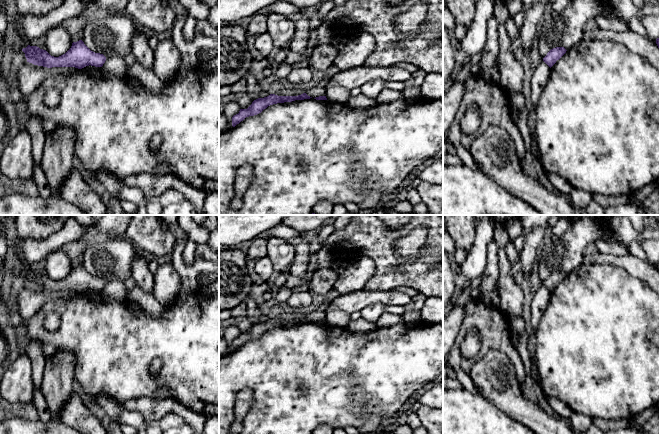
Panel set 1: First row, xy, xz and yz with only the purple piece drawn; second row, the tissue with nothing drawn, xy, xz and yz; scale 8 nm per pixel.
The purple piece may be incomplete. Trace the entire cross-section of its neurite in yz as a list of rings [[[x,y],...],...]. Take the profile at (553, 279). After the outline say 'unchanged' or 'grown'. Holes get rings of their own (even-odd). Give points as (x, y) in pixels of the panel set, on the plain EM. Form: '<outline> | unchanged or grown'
[[[556,271],[551,273],[547,279],[543,282],[543,285],[551,292],[557,284],[559,284],[565,277],[564,271]]] | unchanged

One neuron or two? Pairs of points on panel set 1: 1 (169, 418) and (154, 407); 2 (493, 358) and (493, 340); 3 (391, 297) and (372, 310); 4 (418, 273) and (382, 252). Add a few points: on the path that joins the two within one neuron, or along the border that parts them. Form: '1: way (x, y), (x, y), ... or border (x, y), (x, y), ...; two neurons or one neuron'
1: border (159, 421), (167, 413), (176, 413), (185, 423); two neurons
2: border (484, 354), (497, 349), (512, 363); two neurons
3: border (384, 304), (373, 303), (365, 306), (360, 311); two neurons
4: way (409, 270), (401, 262), (391, 261); one neuron

